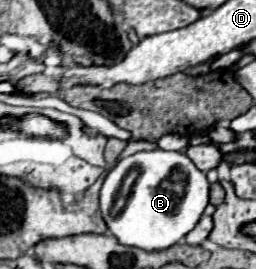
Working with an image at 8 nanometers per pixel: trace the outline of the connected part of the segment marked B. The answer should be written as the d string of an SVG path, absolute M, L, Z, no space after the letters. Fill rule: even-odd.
M152 150L152 152L138 152L128 158L122 158L106 176L102 190L100 190L100 210L104 216L106 226L110 232L118 238L124 246L138 246L144 250L164 250L172 244L178 244L200 220L204 214L204 208L208 206L208 180L206 176L194 166L194 162L184 152L164 152L164 150ZM130 168L138 170L138 176L130 190L122 192L122 182Z

